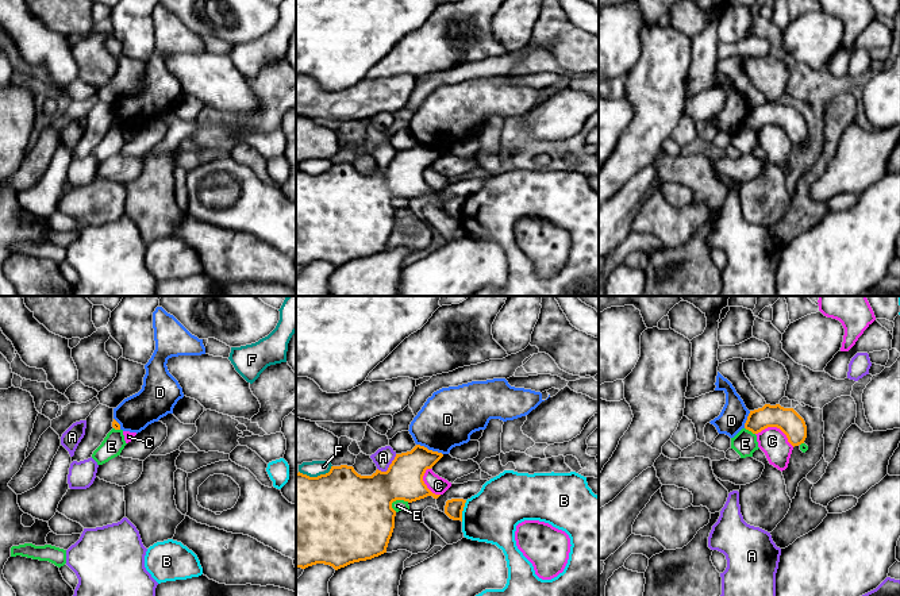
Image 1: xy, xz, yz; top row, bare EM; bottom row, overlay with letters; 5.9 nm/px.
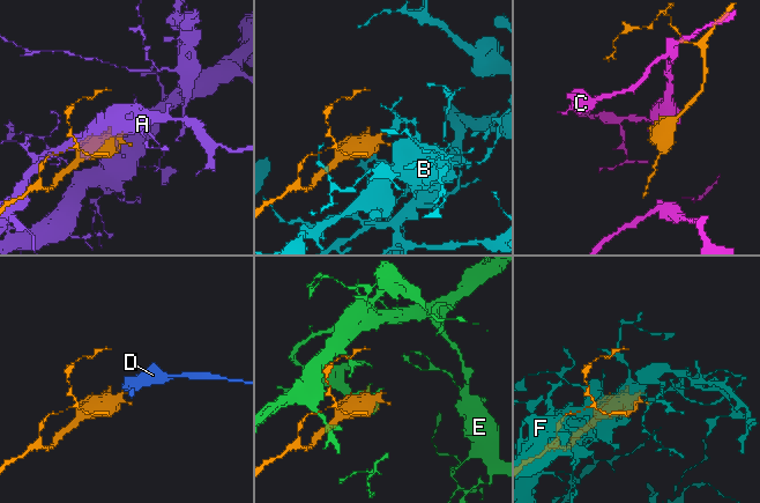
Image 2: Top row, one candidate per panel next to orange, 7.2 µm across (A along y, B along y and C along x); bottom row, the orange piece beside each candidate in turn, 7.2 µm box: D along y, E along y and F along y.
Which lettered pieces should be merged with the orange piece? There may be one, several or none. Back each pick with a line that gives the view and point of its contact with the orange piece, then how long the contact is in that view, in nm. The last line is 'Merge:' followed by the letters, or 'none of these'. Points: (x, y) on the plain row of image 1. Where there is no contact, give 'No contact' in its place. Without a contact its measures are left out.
Merge: none of these

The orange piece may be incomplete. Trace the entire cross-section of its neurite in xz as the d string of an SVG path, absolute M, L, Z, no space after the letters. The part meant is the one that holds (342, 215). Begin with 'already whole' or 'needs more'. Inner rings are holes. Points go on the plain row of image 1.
already whole; M416 142L411 149L396 151L386 169L377 166L372 173L361 173L347 162L331 164L328 170L318 174L296 170L296 265L305 266L324 261L338 268L386 250L396 214L392 200L396 197L412 200L427 193L438 196L441 192L435 192L427 185L423 173L442 154L442 150Z

